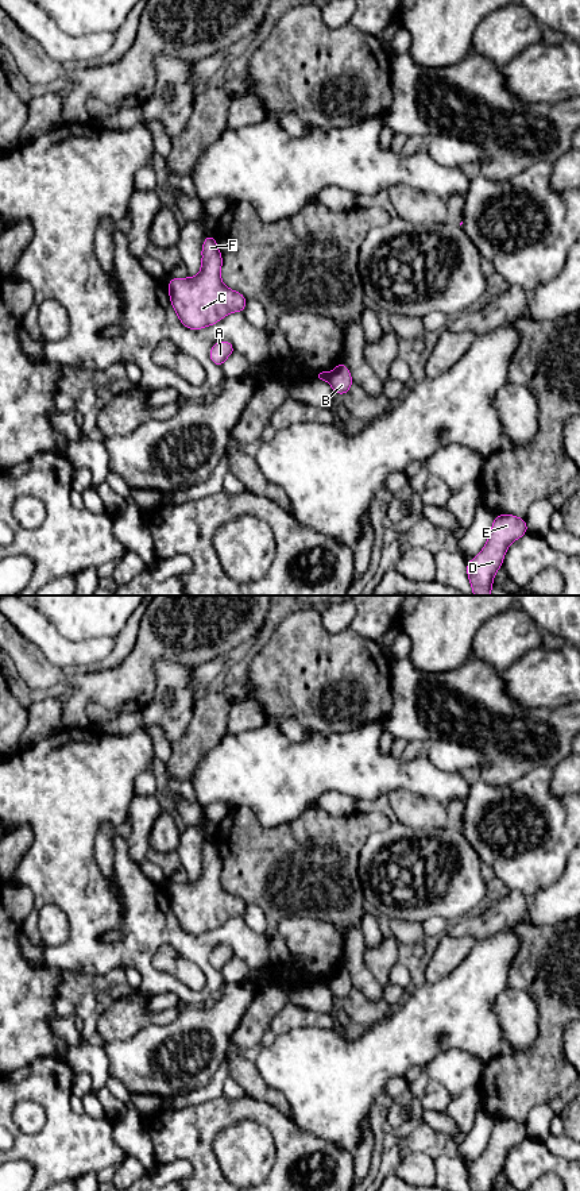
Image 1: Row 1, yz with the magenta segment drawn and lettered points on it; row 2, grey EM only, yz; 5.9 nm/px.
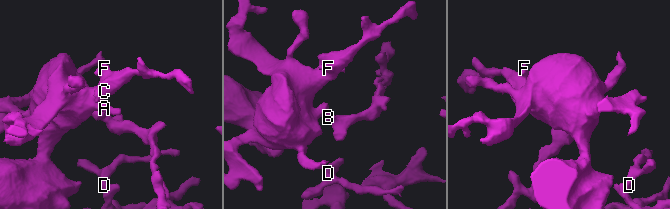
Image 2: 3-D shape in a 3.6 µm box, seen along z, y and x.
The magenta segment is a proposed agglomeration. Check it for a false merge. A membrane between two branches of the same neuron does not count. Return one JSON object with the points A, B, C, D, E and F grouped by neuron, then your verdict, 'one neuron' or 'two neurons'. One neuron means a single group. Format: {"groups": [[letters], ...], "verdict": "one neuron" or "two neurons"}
{"groups": [["A", "C", "D", "E", "F"], ["B"]], "verdict": "two neurons"}

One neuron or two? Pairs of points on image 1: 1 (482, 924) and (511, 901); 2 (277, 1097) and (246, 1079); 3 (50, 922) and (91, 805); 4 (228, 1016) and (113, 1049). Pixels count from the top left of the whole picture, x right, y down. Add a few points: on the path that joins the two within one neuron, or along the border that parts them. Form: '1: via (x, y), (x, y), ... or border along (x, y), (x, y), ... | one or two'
1: via (488, 921), (505, 908) | one
2: via (269, 1094), (254, 1086) | one
3: border along (39, 909), (57, 905), (66, 917), (70, 933) | two
4: via (200, 1025), (169, 1032), (146, 1049), (142, 1049) | one

